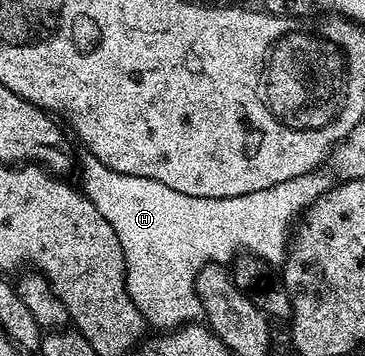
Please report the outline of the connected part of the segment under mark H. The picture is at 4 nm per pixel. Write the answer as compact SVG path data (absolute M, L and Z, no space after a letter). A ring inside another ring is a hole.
M83 153L80 159L78 156L77 167L83 170L83 194L89 201L93 201L93 205L97 205L97 213L101 213L101 217L113 225L113 233L117 233L117 241L121 241L121 253L125 253L129 297L143 314L144 320L150 326L152 323L159 327L155 329L191 325L202 316L203 306L195 291L195 278L207 264L230 264L244 249L268 261L274 260L274 255L282 256L289 239L289 224L333 186L333 179L313 170L308 175L281 181L273 185L273 189L257 189L257 193L245 193L232 199L206 199L177 193L177 189L169 189L169 185L149 177L117 173L89 153Z

